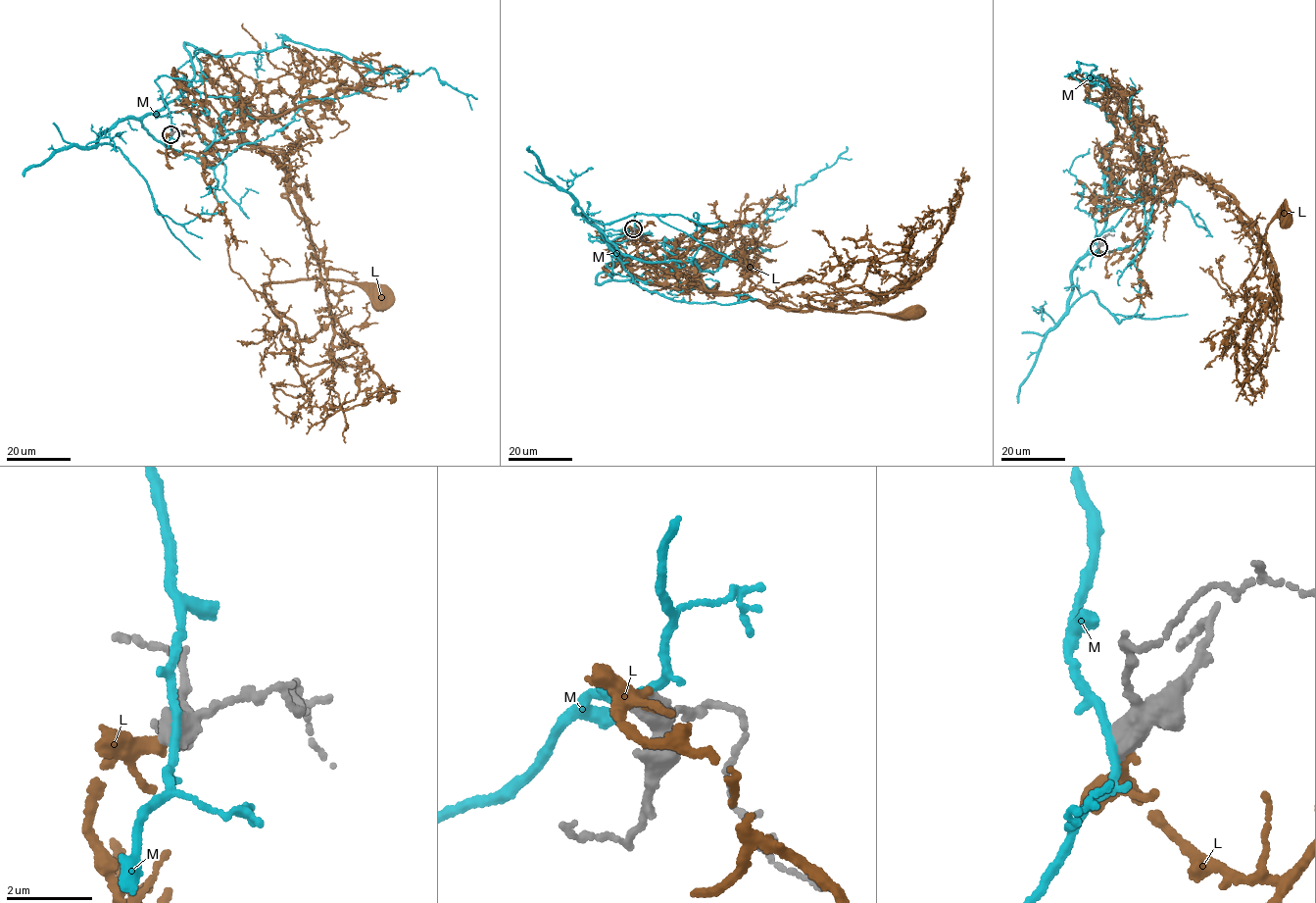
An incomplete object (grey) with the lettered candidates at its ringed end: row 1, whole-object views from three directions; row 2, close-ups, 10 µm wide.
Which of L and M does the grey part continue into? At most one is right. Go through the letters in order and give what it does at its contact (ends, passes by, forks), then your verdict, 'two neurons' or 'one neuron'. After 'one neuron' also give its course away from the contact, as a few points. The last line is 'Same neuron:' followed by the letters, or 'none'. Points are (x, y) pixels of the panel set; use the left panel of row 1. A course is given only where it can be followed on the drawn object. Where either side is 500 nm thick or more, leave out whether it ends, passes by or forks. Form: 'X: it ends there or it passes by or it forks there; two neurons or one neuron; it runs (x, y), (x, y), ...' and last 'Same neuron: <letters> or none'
L: it passes by; one neuron; it runs (170, 134), (286, 170), (333, 325), (328, 362), (290, 355), (266, 283), (378, 302)
M: it passes by; two neurons
Same neuron: L

